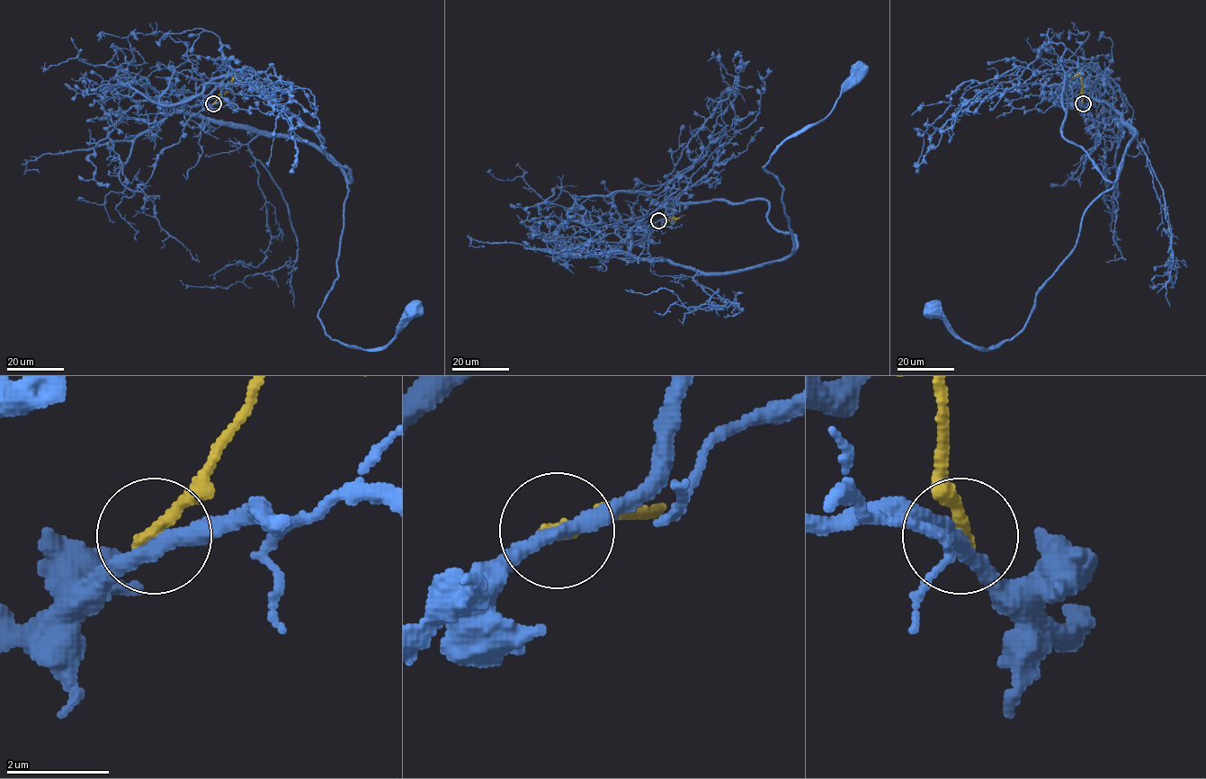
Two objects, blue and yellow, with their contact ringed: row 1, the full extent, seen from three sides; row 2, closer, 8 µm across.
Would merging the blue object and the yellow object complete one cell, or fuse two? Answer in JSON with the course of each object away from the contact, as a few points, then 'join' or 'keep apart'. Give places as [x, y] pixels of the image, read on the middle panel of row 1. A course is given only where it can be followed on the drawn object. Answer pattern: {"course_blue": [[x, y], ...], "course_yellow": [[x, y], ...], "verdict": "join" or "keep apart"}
{"course_blue": [[658, 220], [675, 203], [764, 200], [793, 251], [783, 188], [763, 166], [857, 70]], "course_yellow": [[658, 220], [677, 219], [673, 217], [671, 207]], "verdict": "keep apart"}

